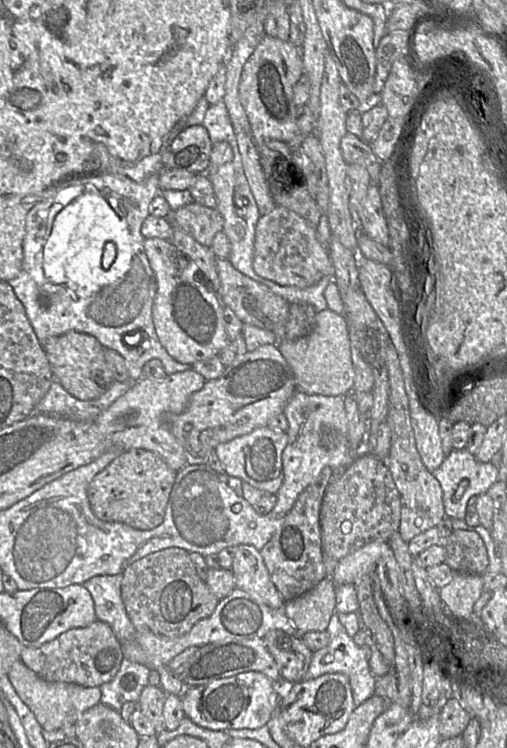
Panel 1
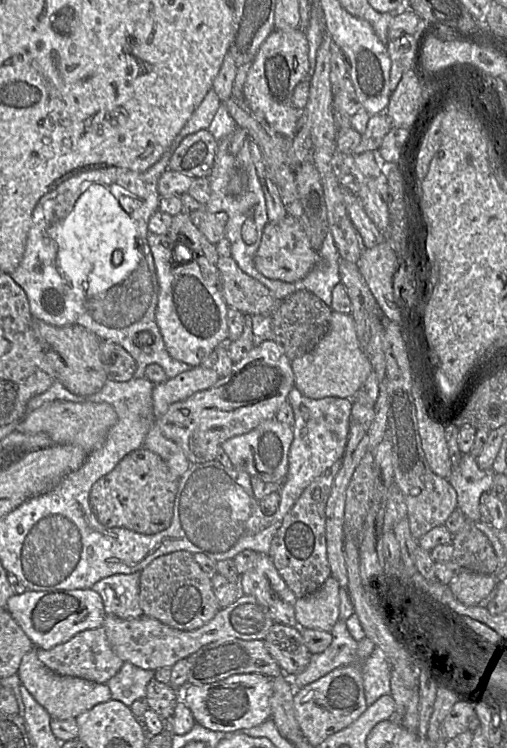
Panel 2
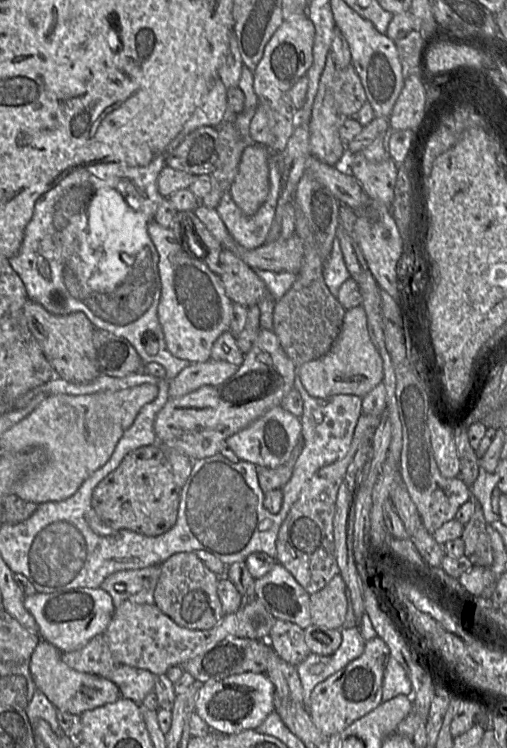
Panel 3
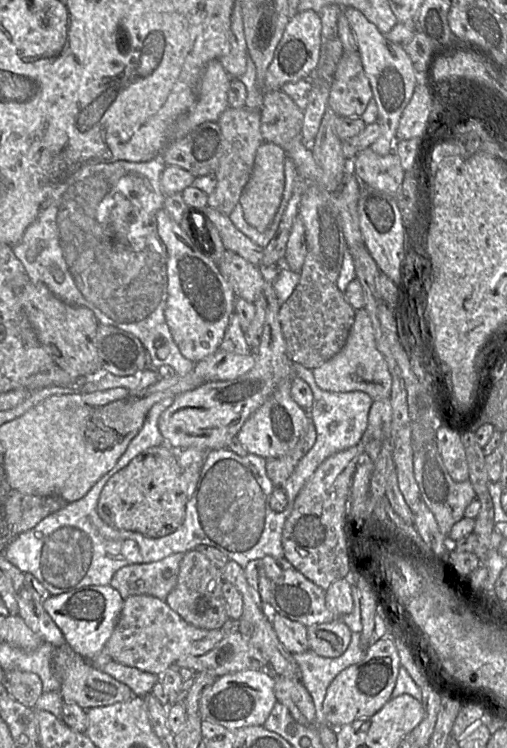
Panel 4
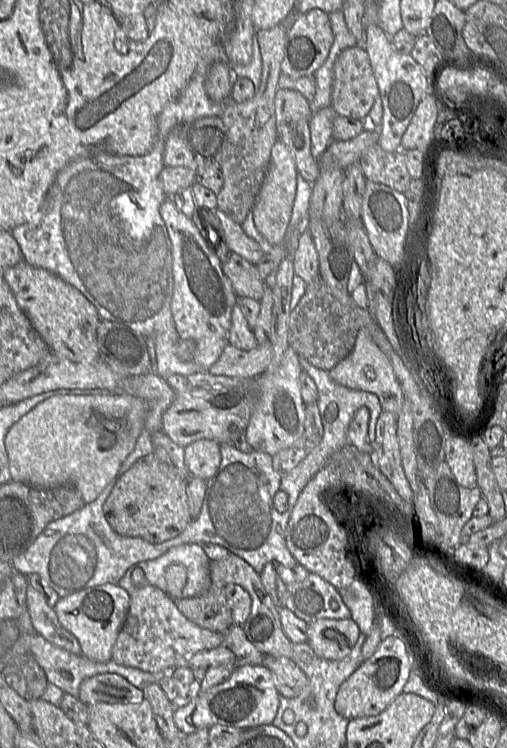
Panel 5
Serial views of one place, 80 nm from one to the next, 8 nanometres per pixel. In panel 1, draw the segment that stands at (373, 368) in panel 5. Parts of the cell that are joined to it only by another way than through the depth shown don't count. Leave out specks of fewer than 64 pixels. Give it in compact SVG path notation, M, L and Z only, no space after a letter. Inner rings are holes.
M326 309L318 312L311 332L296 340L278 341L278 349L291 367L297 391L308 395L345 396L352 392L355 371L345 317Z

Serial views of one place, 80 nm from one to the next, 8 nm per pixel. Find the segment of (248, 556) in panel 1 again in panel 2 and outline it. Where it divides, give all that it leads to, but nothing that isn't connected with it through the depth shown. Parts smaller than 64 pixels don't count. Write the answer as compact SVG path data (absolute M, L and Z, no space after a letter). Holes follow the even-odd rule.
M260 554L255 566L240 575L239 586L245 595L255 597L265 607L275 623L297 629L301 627L295 618L298 598L288 588L268 554Z

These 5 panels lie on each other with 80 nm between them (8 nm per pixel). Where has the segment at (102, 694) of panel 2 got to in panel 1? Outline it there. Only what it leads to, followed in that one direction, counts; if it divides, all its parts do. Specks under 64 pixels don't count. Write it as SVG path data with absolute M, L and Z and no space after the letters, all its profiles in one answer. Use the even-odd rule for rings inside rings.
M16 660L10 667L7 678L21 701L31 710L43 731L49 731L74 722L86 710L100 703L99 687L84 687L77 684L47 682L35 672Z

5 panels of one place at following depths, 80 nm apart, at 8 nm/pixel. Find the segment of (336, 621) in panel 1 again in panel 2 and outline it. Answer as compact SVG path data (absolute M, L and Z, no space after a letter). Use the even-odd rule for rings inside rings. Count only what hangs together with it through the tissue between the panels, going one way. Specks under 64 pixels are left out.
M355 613L346 621L341 621L339 619L332 628L331 634L333 639L330 646L322 653L312 654L308 666L300 674L294 677L288 677L295 690L299 690L306 685L317 681L337 668L356 663L358 641L365 638L366 635ZM380 648L364 661L361 667L365 700L373 704L381 696L390 694L391 666Z

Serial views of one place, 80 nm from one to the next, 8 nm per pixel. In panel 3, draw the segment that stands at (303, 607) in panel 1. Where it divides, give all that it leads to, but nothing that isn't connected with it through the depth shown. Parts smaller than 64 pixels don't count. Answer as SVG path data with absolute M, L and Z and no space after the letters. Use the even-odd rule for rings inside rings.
M336 575L322 590L310 596L312 625L341 629L347 606L345 582Z

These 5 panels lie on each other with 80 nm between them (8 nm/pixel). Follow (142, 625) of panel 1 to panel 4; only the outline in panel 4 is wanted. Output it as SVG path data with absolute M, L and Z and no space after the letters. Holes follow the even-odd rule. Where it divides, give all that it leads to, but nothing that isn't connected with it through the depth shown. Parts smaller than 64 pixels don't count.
M197 550L184 553L179 563L176 585L165 598L166 604L185 622L197 628L213 630L223 627L229 616L222 593L224 580L221 572L221 569Z

